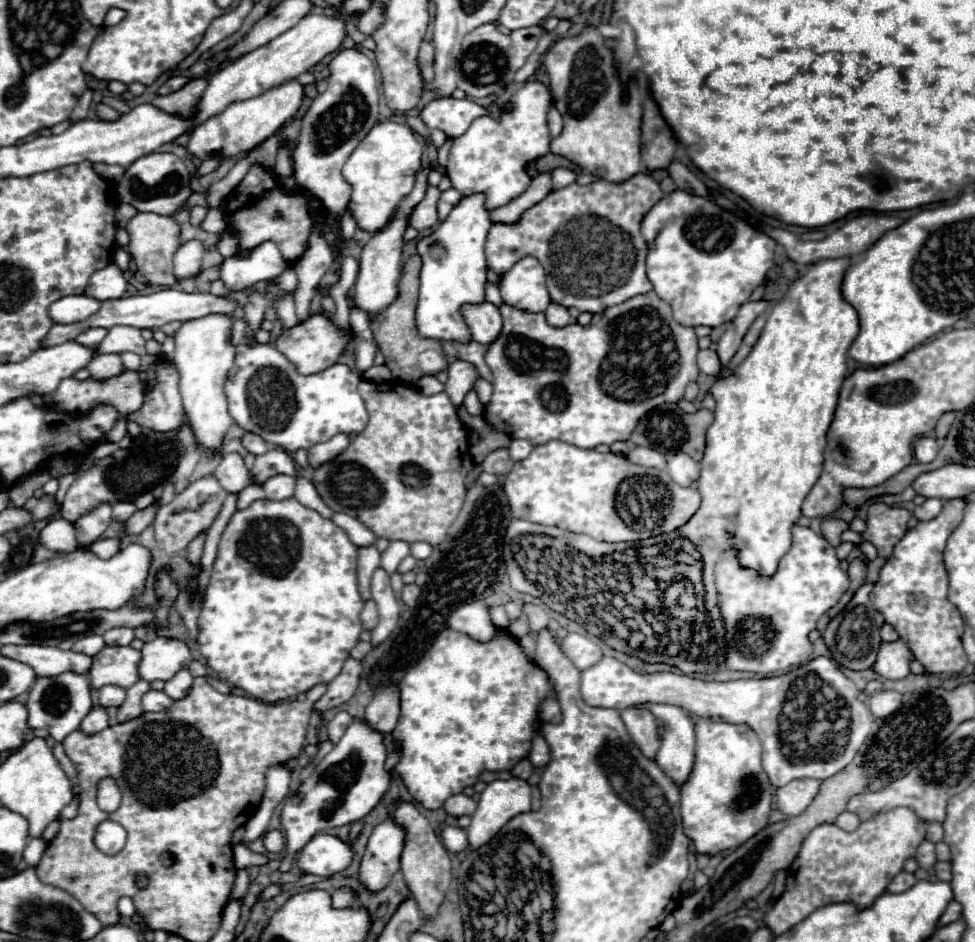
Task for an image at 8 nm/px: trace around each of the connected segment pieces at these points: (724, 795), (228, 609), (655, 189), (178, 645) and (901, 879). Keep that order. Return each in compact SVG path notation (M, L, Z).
M696 717L694 725L694 767L680 787L682 823L698 853L718 855L724 849L746 843L766 827L772 811L770 781L762 769L762 747L754 729L704 717Z
M294 497L282 499L282 501L262 499L262 501L254 501L250 507L242 509L242 511L236 511L232 515L232 519L228 521L228 525L222 533L222 539L218 543L218 555L216 555L216 561L214 561L214 567L210 573L208 587L204 591L202 611L198 617L198 631L200 633L196 639L202 657L216 671L216 675L220 679L234 683L234 687L240 687L246 693L250 693L252 697L262 699L266 703L278 703L278 701L296 697L300 693L306 693L308 689L312 689L318 683L330 683L340 673L344 661L350 657L350 649L358 643L358 635L362 633L360 611L364 607L364 601L358 593L356 567L358 567L358 547L354 547L354 543L348 539L344 529L334 525L330 519L324 519L314 509L304 507Z
M644 173L624 183L594 181L584 187L572 183L552 191L542 203L526 211L518 227L492 225L486 241L486 265L498 275L504 275L516 261L532 255L546 271L546 287L552 303L576 307L580 313L602 313L652 289L644 265L648 243L644 247L640 223L662 197L660 185Z
M156 637L154 641L144 643L142 647L142 667L140 677L146 681L168 681L178 671L186 669L192 661L190 649L180 639Z
M898 873L892 881L890 881L890 885L888 885L888 893L902 893L902 891L906 891L906 889L910 889L912 885L916 883L916 877L912 875L912 873Z

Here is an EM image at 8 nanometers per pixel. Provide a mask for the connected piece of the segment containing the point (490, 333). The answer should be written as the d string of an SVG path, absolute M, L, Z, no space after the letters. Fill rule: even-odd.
M482 303L482 307L470 307L466 311L466 323L470 323L470 333L474 341L482 345L492 345L502 331L502 315L492 303Z

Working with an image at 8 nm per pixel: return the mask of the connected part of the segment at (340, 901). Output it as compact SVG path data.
M342 887L332 893L332 899L334 899L334 907L350 907L356 901L356 893L350 887Z

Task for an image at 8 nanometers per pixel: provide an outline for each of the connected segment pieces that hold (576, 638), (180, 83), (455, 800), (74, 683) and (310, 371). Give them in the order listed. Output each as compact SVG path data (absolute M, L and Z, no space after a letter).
M568 633L560 647L562 647L564 655L566 655L580 671L586 669L586 667L592 667L594 663L598 663L598 659L602 659L600 647L598 647L592 639L584 637L584 635L580 635L580 633Z
M176 75L176 77L170 77L160 89L158 89L158 95L170 95L178 89L182 89L186 83L190 81L190 77L184 77L184 75Z
M458 793L458 795L452 795L444 801L444 811L448 815L454 815L454 817L472 815L476 811L476 803L474 803L472 797L468 797L464 793Z
M58 675L54 679L36 679L28 697L28 725L32 729L46 729L54 741L62 743L66 735L76 731L82 719L92 709L92 693L90 679L86 675Z
M312 315L304 323L284 331L282 337L278 339L276 347L280 353L286 355L288 361L292 361L292 365L296 367L296 371L300 375L314 375L314 373L320 373L320 371L332 367L334 363L338 363L346 343L348 343L348 339L336 329L336 325L328 317Z

